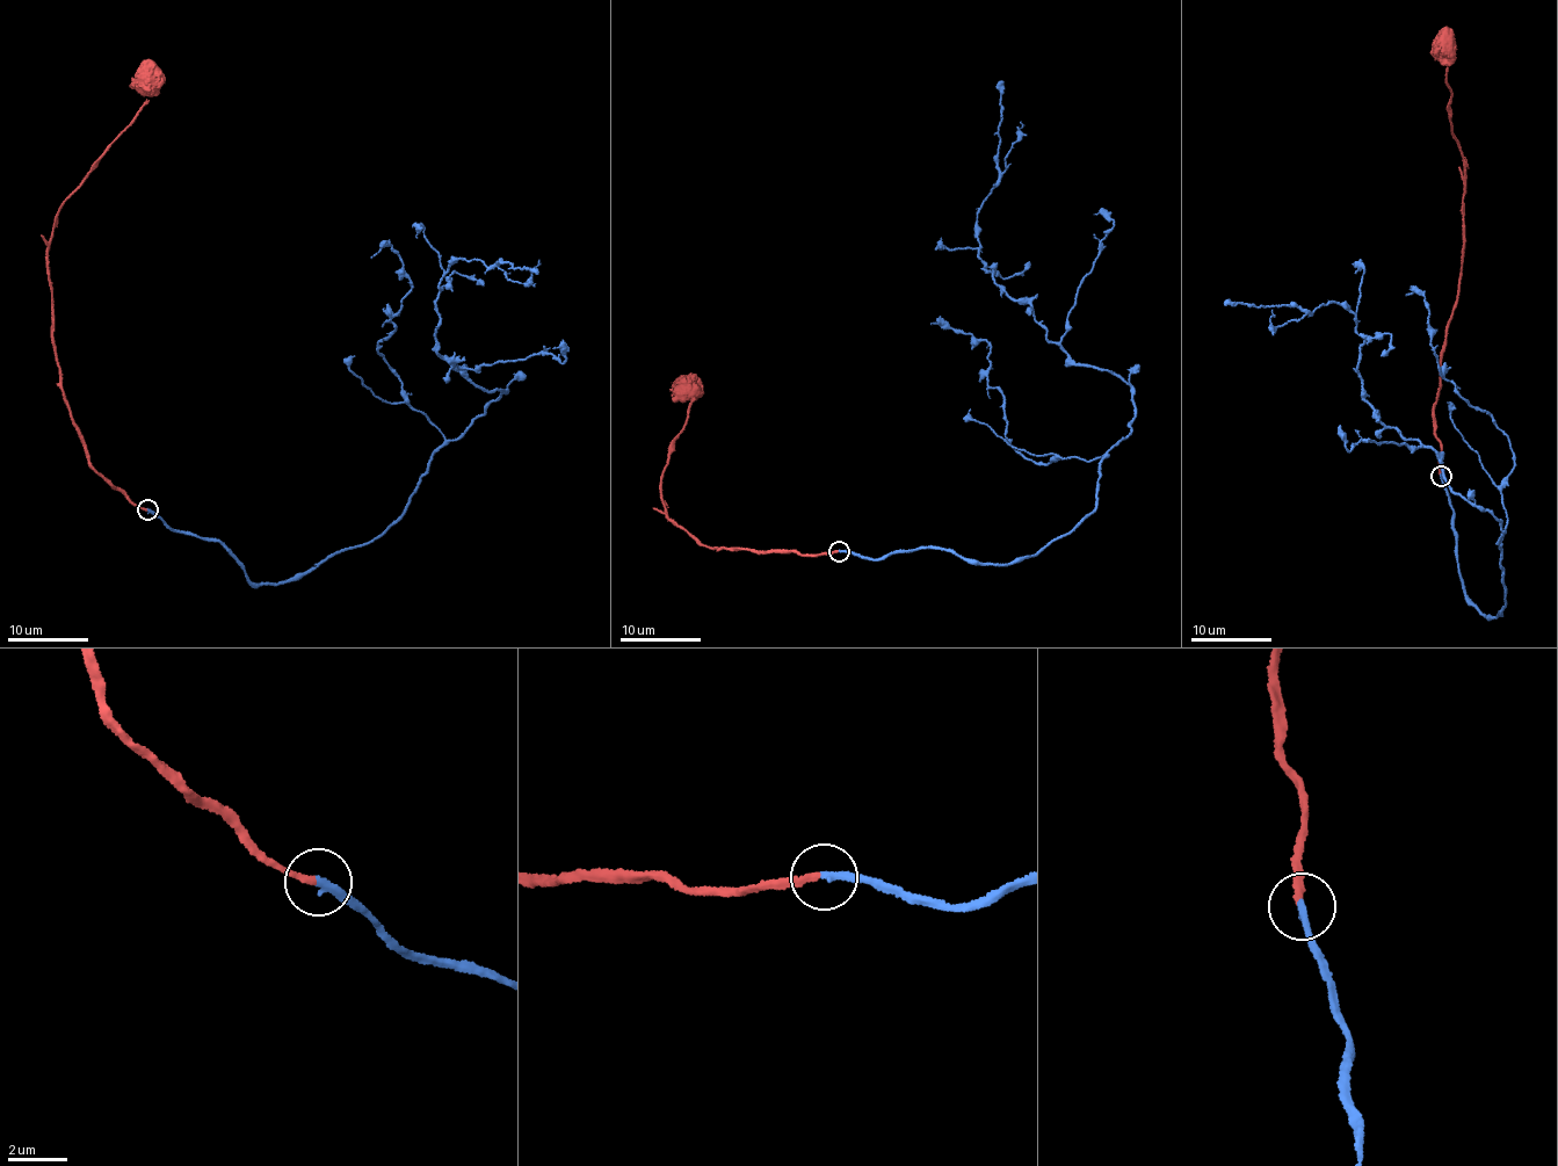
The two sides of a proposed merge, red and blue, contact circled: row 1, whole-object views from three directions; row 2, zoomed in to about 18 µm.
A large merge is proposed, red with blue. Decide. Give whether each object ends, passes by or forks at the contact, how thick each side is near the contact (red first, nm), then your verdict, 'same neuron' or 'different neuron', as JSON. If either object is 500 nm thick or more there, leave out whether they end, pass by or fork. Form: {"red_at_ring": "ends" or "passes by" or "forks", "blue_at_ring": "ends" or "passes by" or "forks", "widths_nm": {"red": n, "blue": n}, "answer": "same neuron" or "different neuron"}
{"red_at_ring": "ends", "blue_at_ring": "ends", "widths_nm": {"red": 240, "blue": 280}, "answer": "same neuron"}

